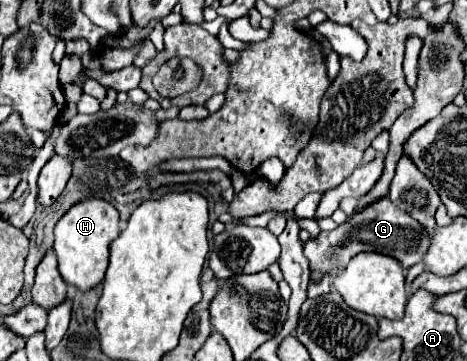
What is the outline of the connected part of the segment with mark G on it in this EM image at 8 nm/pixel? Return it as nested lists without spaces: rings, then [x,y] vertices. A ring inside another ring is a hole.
[[[380,197],[372,201],[370,205],[362,207],[354,215],[350,215],[342,225],[338,225],[332,231],[320,231],[318,237],[308,239],[304,243],[304,255],[310,261],[310,279],[318,283],[324,275],[330,275],[332,269],[344,269],[348,261],[360,253],[360,251],[378,251],[384,255],[392,255],[402,263],[404,269],[408,269],[406,283],[410,285],[416,275],[424,271],[424,253],[428,251],[430,237],[424,233],[424,227],[416,223],[412,217],[406,215],[406,211],[400,211],[388,197]],[[418,263],[418,265],[416,265]],[[414,265],[414,267],[412,267]]]

